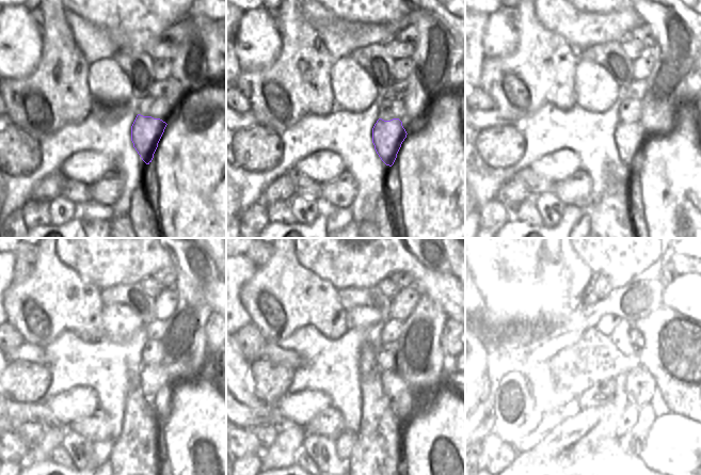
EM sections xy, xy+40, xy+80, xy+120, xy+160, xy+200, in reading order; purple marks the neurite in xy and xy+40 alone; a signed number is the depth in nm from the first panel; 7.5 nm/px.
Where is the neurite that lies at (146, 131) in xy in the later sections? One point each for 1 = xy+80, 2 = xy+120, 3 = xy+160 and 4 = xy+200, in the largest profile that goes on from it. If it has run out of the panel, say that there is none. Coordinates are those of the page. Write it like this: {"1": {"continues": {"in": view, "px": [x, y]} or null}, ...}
{"1": {"continues": {"in": "xy+80", "px": [630, 139]}}, "2": {"continues": {"in": "xy+120", "px": [157, 393]}}, "3": {"continues": {"in": "xy+160", "px": [404, 404]}}, "4": {"continues": {"in": "xy+200", "px": [647, 406]}}}

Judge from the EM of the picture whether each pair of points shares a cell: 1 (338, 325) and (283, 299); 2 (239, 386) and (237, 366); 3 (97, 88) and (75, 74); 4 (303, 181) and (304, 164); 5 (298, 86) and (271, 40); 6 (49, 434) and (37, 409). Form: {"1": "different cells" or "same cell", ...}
{"1": "same cell", "2": "same cell", "3": "different cells", "4": "different cells", "5": "different cells", "6": "different cells"}

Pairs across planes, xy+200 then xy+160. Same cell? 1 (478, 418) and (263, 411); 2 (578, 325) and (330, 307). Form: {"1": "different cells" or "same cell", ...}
{"1": "same cell", "2": "same cell"}

